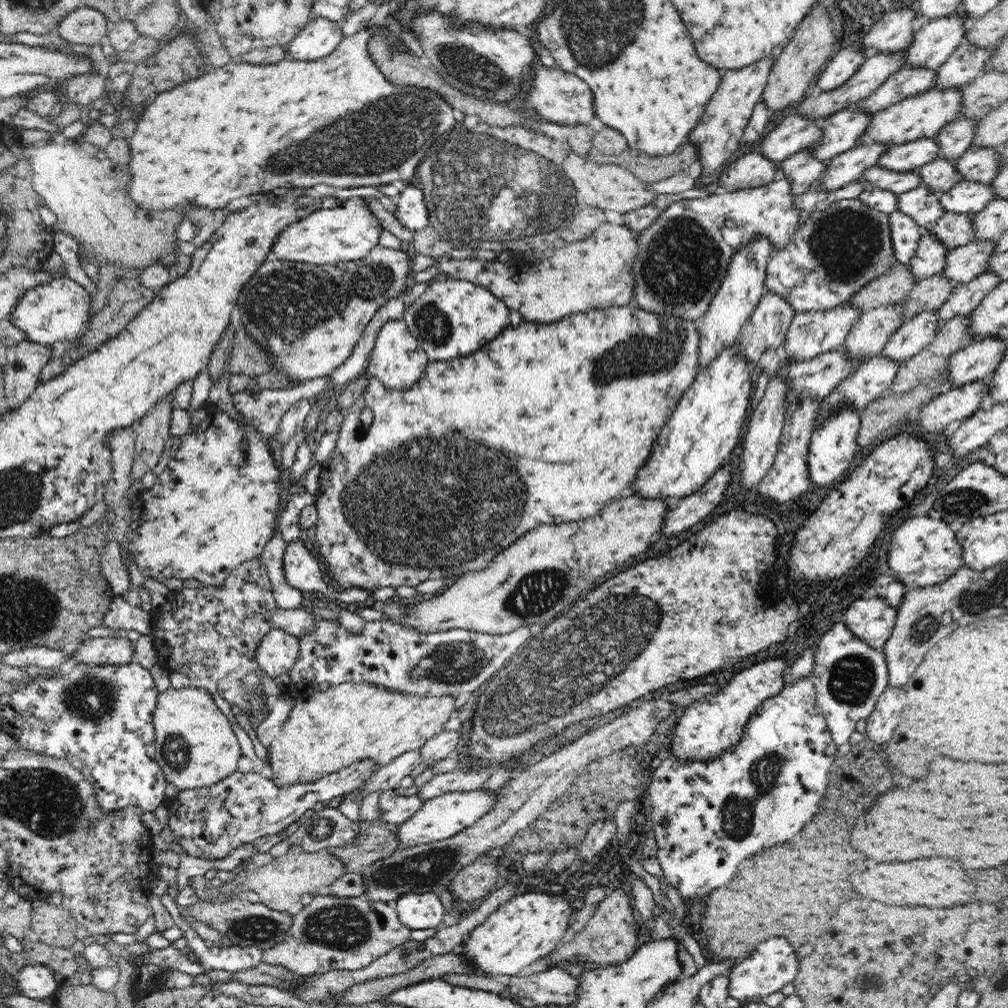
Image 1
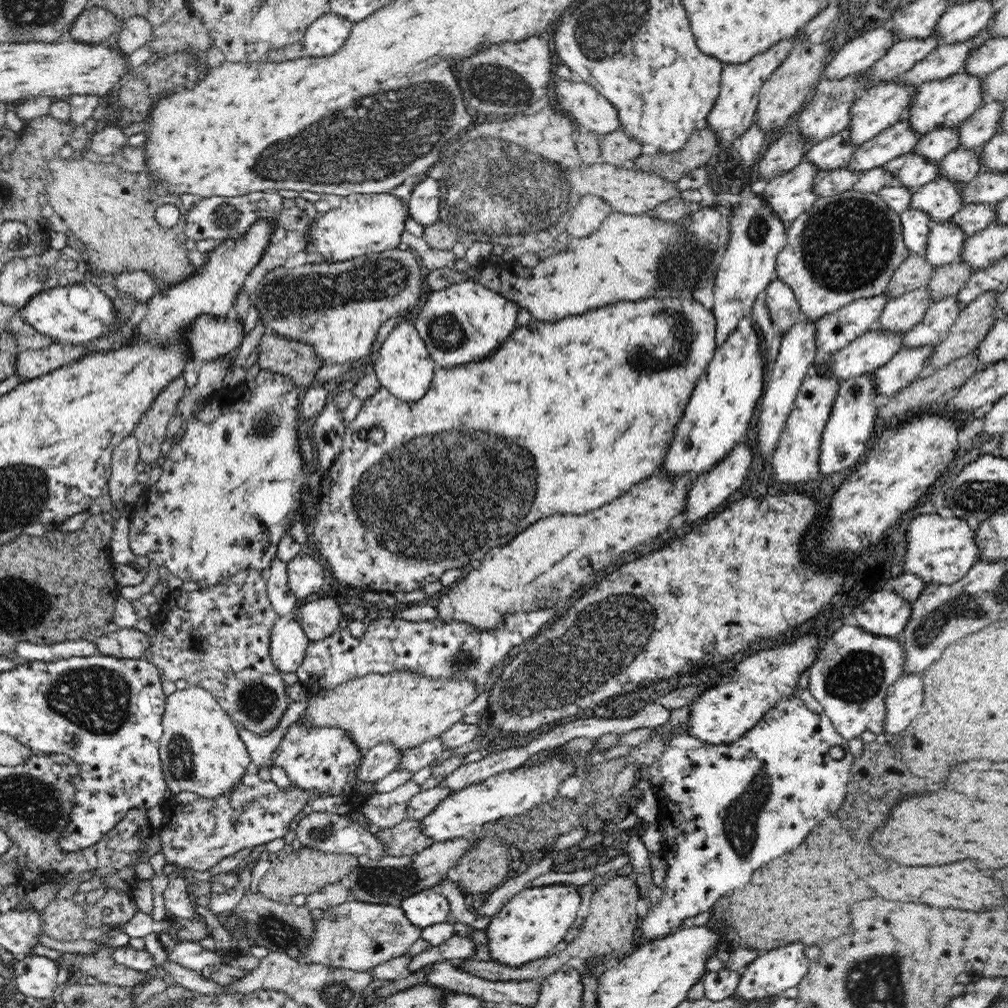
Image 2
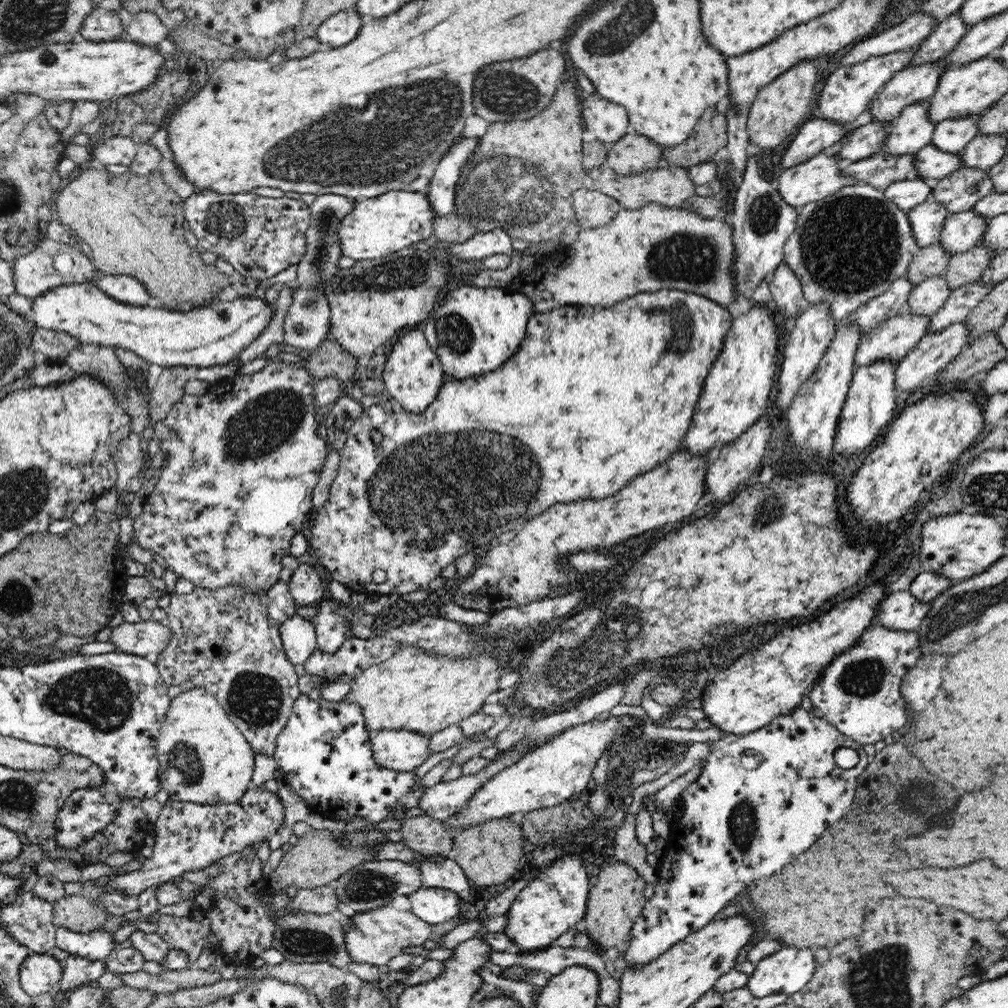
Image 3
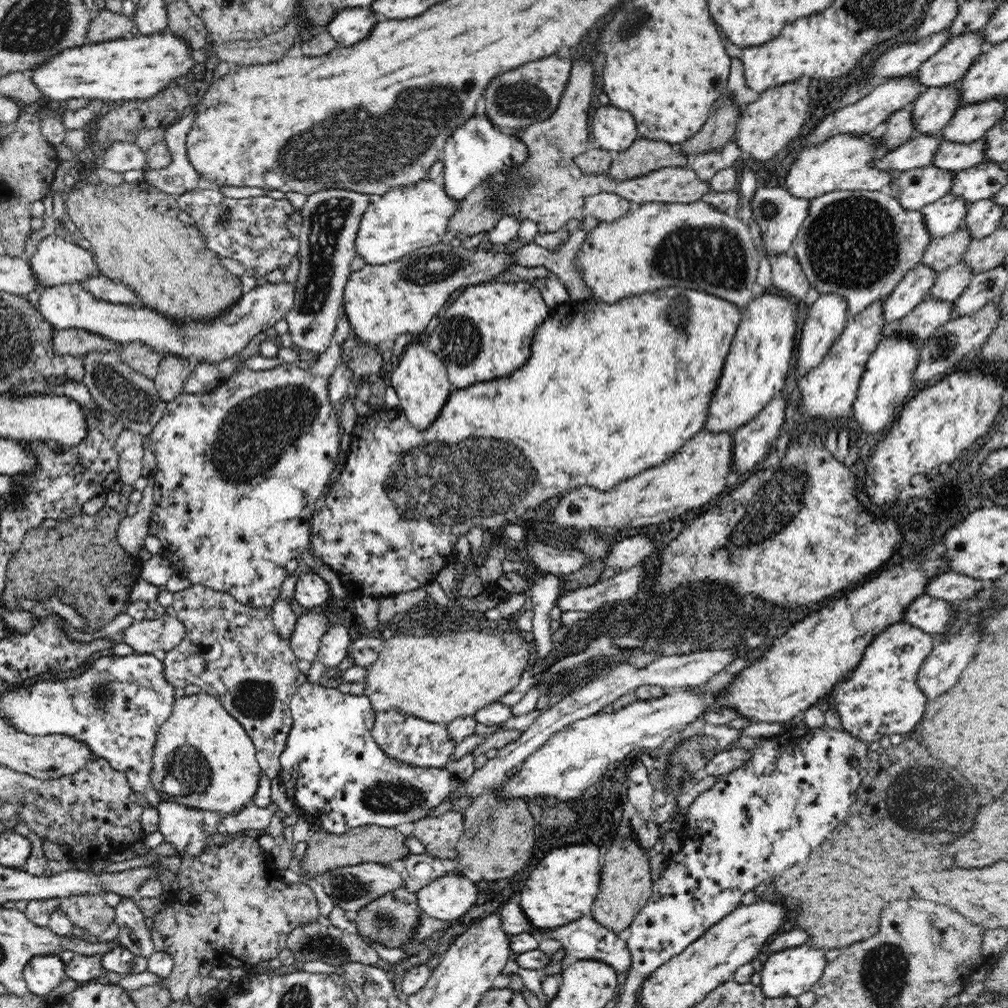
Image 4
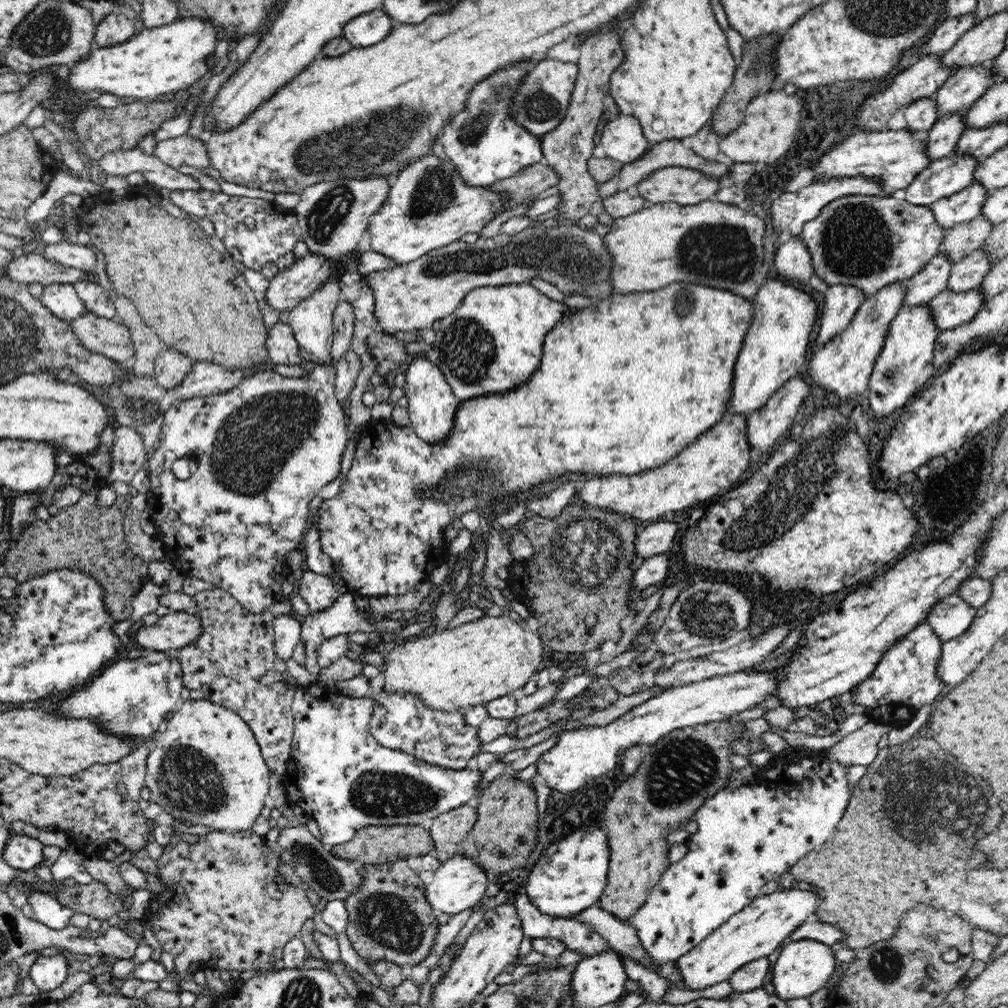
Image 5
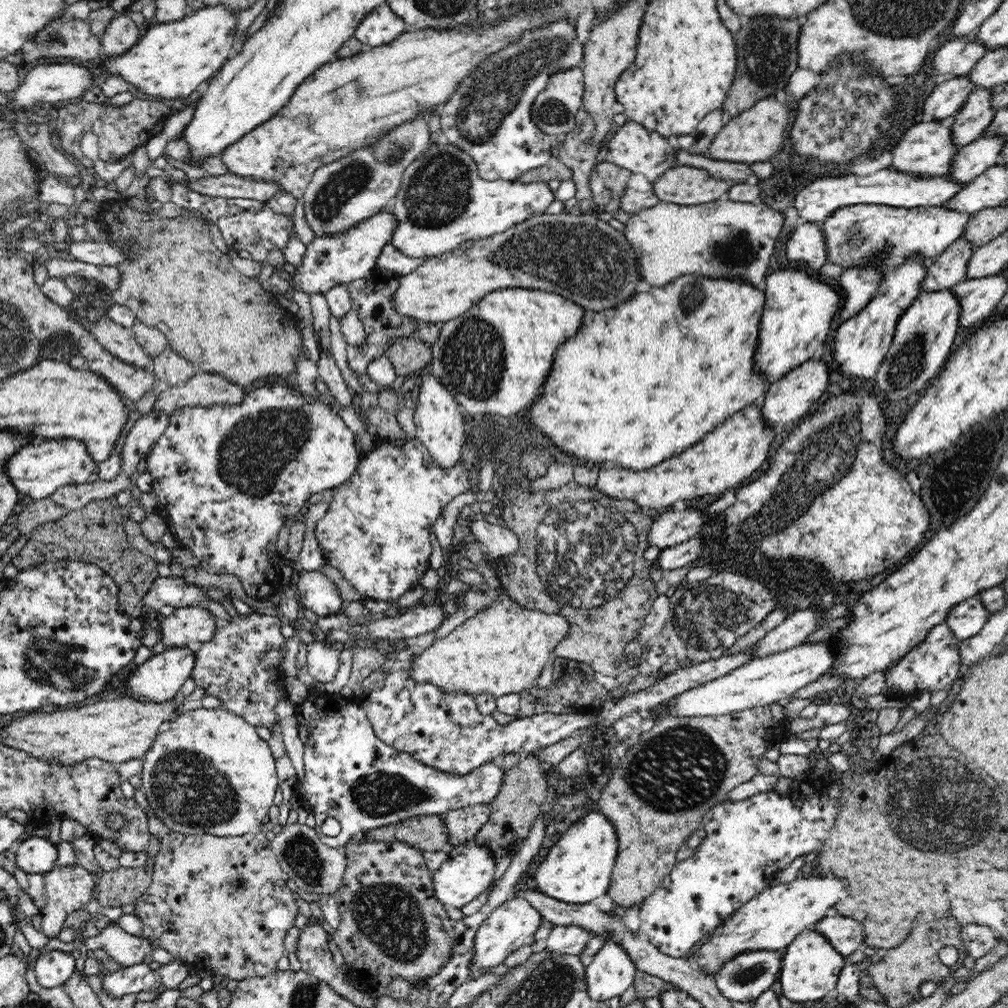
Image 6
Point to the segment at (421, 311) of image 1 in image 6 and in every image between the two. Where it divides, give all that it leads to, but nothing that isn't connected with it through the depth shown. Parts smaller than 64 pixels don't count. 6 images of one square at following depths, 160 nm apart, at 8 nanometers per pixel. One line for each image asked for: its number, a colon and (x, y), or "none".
2: (465, 321)
3: (473, 332)
4: (486, 333)
5: (493, 342)
6: (493, 358)

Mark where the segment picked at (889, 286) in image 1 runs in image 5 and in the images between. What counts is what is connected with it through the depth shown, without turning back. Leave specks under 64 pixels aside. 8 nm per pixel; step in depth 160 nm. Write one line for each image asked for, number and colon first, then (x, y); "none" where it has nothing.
2: (915, 272)
3: (928, 262)
4: (942, 253)
5: (964, 239)

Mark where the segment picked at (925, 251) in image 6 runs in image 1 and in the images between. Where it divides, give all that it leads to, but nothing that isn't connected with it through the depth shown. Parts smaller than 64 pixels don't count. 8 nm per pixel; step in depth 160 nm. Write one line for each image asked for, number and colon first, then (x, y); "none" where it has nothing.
1: (838, 250)
2: (844, 248)
3: (847, 248)
4: (858, 244)
5: (869, 242)

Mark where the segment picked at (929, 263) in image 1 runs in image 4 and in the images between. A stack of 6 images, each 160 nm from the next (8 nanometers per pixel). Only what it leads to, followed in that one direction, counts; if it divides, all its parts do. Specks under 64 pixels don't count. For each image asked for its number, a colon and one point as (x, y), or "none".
2: (945, 242)
3: (961, 232)
4: (983, 217)

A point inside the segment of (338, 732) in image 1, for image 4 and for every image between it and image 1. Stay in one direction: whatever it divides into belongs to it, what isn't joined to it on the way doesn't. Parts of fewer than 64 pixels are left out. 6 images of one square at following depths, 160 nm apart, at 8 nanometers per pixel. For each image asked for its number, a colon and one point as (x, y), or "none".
2: (403, 709)
3: (415, 691)
4: (438, 680)

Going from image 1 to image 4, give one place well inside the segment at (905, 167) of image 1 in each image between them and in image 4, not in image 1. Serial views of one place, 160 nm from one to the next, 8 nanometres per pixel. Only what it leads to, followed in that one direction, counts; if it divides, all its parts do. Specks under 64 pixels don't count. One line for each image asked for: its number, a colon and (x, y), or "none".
2: (933, 146)
3: (950, 136)
4: (970, 122)

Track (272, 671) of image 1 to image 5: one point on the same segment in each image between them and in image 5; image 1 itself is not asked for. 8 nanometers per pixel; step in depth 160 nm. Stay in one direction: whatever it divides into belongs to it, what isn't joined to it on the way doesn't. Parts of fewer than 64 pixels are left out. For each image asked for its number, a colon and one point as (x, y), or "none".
2: (288, 642)
3: (297, 634)
4: (304, 641)
5: (342, 617)

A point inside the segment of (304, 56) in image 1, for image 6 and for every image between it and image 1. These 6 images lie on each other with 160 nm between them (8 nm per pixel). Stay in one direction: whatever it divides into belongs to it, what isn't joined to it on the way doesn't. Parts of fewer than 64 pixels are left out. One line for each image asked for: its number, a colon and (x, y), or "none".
2: (325, 35)
3: (335, 31)
4: (348, 26)
5: (365, 30)
6: (380, 26)

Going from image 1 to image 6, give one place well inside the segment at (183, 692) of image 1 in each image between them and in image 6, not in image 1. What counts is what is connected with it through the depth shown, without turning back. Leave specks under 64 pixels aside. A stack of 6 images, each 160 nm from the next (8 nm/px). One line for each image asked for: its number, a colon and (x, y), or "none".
2: (200, 750)
3: (203, 758)
4: (203, 758)
5: (205, 767)
6: (210, 773)

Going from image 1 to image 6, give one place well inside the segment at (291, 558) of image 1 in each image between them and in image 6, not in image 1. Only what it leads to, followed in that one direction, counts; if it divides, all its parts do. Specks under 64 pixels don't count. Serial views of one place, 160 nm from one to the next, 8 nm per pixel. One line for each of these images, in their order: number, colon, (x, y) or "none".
2: (305, 576)
3: (305, 585)
4: (311, 590)
5: (319, 592)
6: (318, 593)

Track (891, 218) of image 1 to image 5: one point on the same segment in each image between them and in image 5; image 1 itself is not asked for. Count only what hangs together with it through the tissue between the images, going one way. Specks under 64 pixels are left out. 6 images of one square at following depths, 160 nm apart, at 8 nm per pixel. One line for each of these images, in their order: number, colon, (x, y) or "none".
2: (914, 223)
3: (925, 219)
4: (944, 216)
5: (965, 205)

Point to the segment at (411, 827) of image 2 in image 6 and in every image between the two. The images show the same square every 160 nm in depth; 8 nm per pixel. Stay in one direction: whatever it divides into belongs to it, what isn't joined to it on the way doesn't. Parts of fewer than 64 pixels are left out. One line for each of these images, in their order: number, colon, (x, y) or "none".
3: (422, 834)
4: (439, 835)
5: (448, 830)
6: (461, 824)

